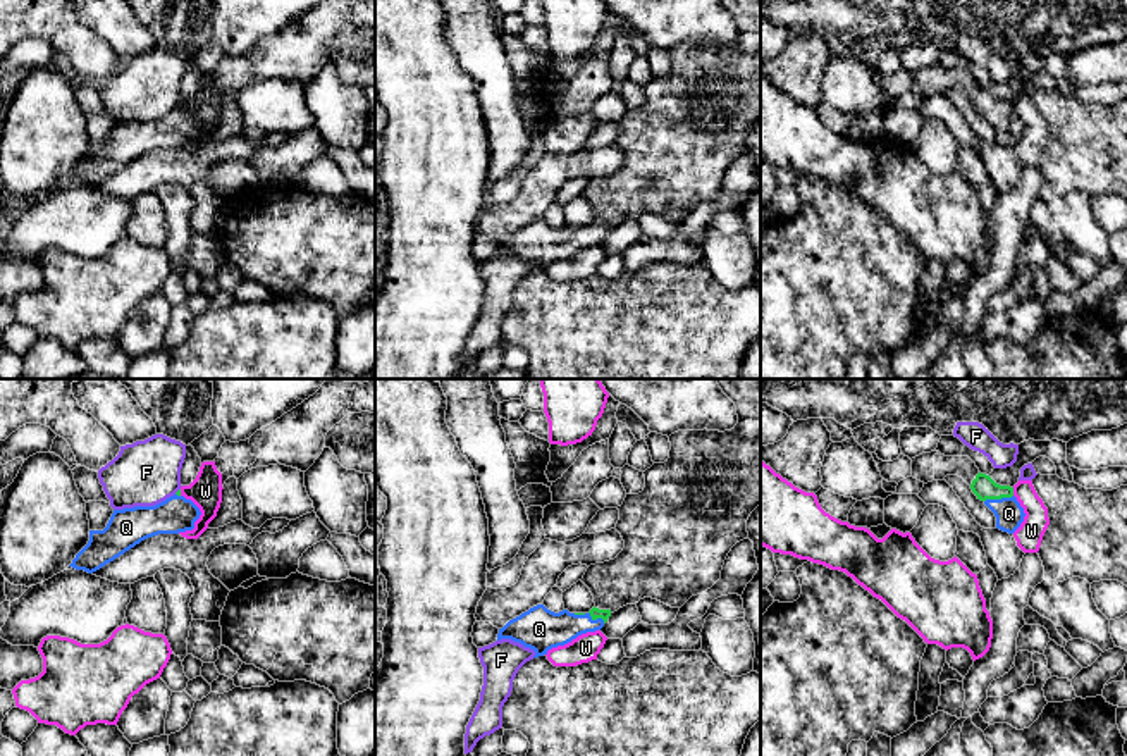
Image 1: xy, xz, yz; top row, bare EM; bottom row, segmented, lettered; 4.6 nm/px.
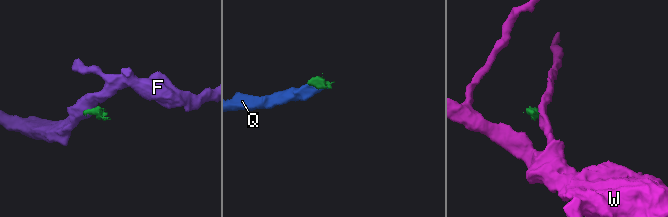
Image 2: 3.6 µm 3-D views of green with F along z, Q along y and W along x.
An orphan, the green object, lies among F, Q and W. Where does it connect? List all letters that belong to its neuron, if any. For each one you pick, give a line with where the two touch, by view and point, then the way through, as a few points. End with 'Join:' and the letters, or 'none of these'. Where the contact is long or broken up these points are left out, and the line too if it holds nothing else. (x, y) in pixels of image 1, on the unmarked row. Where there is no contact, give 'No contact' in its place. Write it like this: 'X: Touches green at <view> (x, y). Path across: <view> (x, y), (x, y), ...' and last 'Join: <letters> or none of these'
Q: Touches green at yz (998, 112). Path across: yz (983, 100), (998, 112), (1009, 128)
Join: Q

